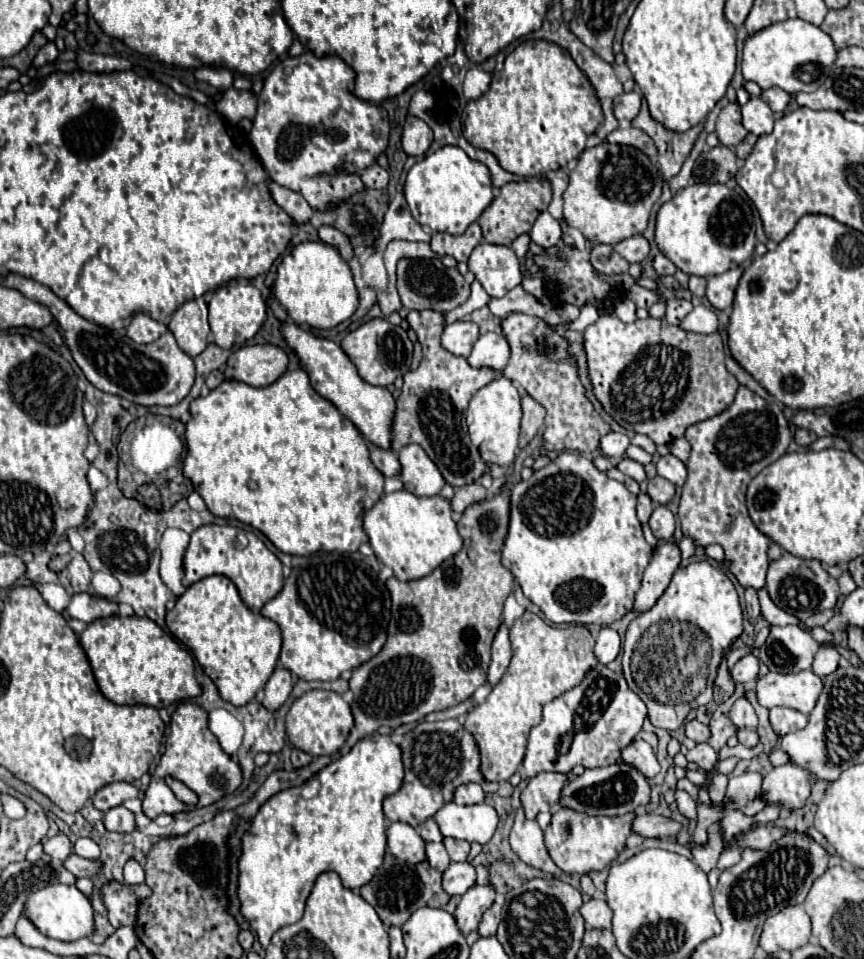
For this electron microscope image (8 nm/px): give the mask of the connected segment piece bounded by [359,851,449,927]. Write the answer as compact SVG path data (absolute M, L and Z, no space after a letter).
M391 851L385 853L385 863L377 871L377 875L361 887L359 893L377 911L385 927L403 925L419 907L445 907L449 901L449 895L443 893L441 873L437 869L433 869L427 861L415 865L399 861Z

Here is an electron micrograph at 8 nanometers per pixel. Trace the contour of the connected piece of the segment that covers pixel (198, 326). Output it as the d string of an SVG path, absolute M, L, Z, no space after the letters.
M191 299L183 303L169 321L169 331L175 335L177 345L189 355L197 357L207 347L209 337L209 323L207 323L207 309L205 303Z

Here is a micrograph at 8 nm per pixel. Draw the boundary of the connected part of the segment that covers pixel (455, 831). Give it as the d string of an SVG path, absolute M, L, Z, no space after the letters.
M447 803L437 811L437 825L443 837L465 839L469 843L487 843L499 823L499 815L487 803L455 805Z

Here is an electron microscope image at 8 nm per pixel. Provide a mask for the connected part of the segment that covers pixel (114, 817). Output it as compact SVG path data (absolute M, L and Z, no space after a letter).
M123 805L109 809L103 817L103 823L105 823L105 829L113 831L113 833L131 833L131 831L135 831L135 815Z

